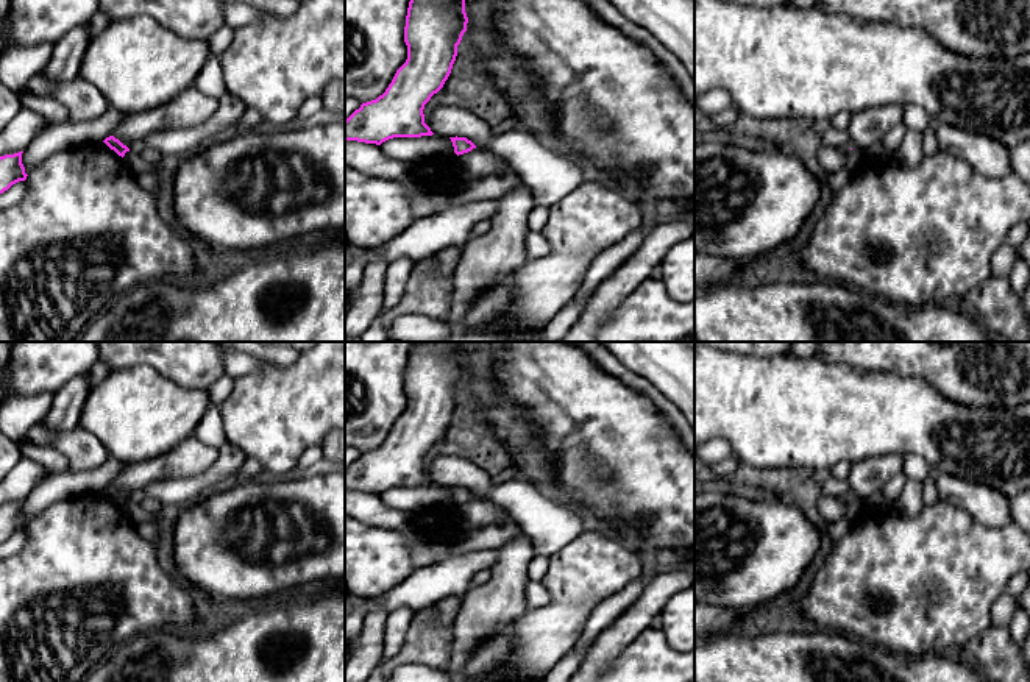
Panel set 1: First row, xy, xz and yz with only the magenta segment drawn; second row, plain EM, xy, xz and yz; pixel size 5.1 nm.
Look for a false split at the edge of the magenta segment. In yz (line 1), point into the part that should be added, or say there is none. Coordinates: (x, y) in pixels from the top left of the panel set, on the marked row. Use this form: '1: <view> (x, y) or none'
1: none

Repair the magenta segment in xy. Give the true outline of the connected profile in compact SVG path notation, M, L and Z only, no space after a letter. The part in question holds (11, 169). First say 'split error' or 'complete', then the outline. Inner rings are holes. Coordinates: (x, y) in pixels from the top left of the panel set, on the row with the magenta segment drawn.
complete; M22 153L0 156L0 194L8 190L12 184L27 179L25 167L22 164Z

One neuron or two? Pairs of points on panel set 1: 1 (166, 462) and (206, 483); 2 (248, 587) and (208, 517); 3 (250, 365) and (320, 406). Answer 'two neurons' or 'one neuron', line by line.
1: two neurons
2: one neuron
3: two neurons

